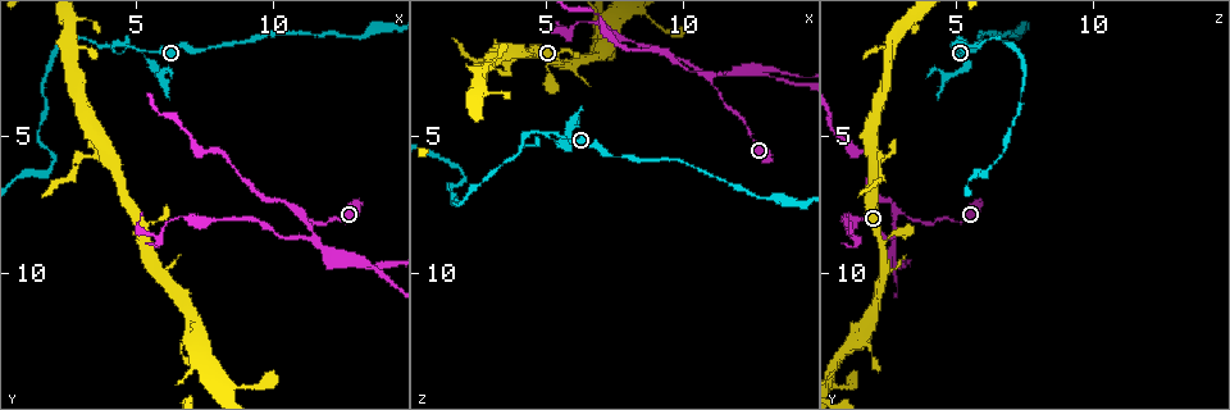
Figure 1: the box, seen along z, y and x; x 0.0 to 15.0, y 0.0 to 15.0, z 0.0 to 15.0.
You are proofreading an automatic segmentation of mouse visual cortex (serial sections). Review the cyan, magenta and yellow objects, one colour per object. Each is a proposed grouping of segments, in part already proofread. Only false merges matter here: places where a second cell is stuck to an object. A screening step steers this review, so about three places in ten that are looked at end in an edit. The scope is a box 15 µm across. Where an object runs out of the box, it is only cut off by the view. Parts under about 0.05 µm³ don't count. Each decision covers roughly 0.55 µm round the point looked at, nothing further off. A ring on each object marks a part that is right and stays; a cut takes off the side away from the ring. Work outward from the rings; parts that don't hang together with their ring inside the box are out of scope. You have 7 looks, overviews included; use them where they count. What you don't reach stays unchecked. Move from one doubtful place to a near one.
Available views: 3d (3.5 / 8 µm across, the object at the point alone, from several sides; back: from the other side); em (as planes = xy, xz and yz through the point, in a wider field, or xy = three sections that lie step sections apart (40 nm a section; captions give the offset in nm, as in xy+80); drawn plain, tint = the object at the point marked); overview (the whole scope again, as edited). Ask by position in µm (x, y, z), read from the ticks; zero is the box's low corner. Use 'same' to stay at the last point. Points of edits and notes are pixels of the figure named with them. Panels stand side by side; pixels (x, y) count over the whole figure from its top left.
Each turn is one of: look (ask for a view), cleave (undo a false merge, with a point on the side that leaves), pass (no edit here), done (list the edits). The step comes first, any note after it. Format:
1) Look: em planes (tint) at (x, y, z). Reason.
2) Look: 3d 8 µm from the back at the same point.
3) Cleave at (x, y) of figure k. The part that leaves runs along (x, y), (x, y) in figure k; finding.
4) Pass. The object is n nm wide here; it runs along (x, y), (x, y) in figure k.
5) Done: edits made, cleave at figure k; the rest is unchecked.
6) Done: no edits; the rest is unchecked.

Look: 3d 3.5 µm from the back at (5.1, 1.9, 5.0). Side arm on a straight run.

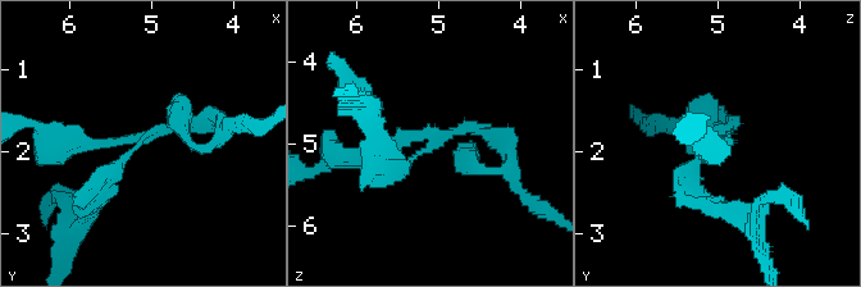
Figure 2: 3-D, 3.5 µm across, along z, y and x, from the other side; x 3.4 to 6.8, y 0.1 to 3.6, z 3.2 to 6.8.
Look: em planes (plain) at (5.15, 1.85, 4.95). 3 arms meet here; the arms are 100, 150, 200 nm wide; need the tissue.

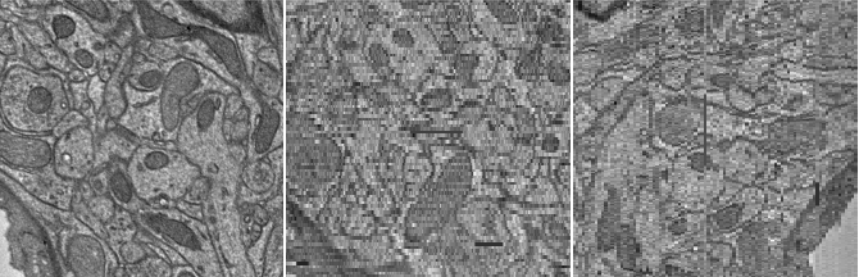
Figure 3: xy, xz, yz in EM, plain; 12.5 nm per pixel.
Look: em planes (tint) at the same point. With the object marked.

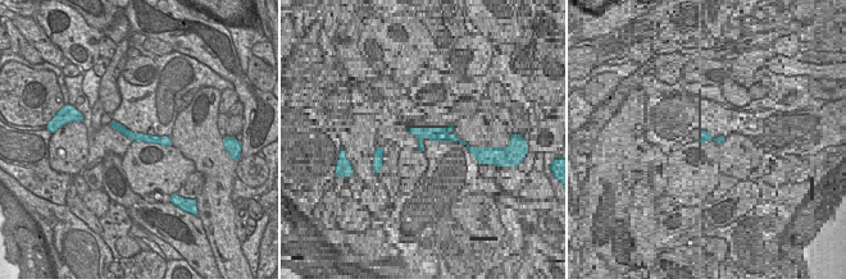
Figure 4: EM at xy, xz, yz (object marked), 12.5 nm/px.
Pass. It runs along (114, 124), (133, 136), (168, 142) in figure 4; all the same cell.

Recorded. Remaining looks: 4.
Look: 3d 3.5 µm at (4.0, 6.0, 1.9). Arms part here.

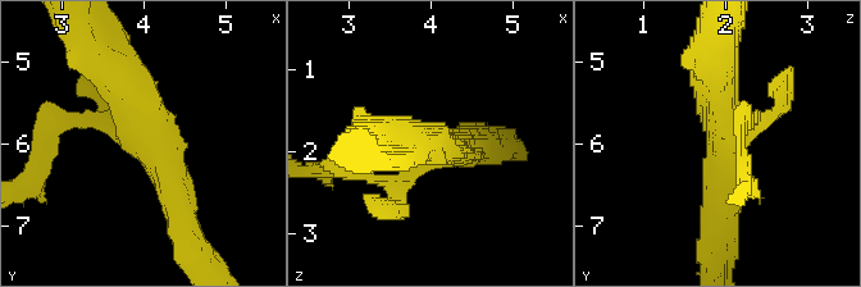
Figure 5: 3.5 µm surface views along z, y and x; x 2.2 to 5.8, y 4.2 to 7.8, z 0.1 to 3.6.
Look: em xy step 5 (tint) at (4.10, 5.95, 2.00). 3 arms meet here; the arms are 150, 350, 500 nm wide; now the EM.

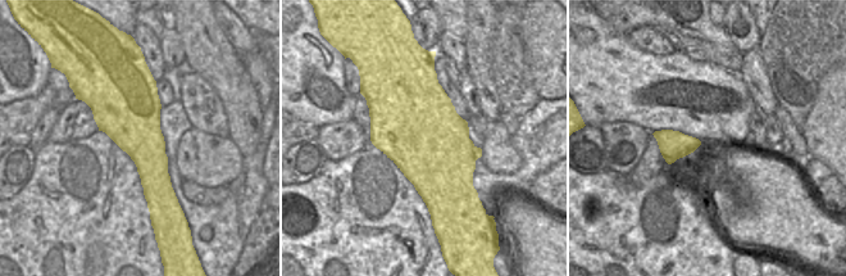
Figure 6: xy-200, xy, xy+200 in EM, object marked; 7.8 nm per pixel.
Look: em xy step 2 (tint) at the same point.

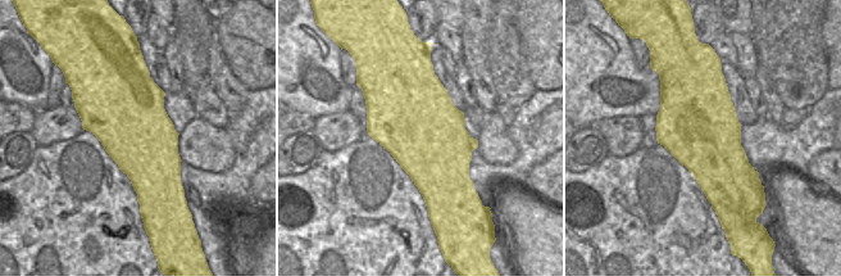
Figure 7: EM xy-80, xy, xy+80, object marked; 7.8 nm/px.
Pass. The object is 700 nm wide here; it runs along (183, 219), (144, 105), (108, 71) in figure 5; continuous, no second cell.

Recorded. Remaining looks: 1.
Done: no edits; the rest is unchecked.

